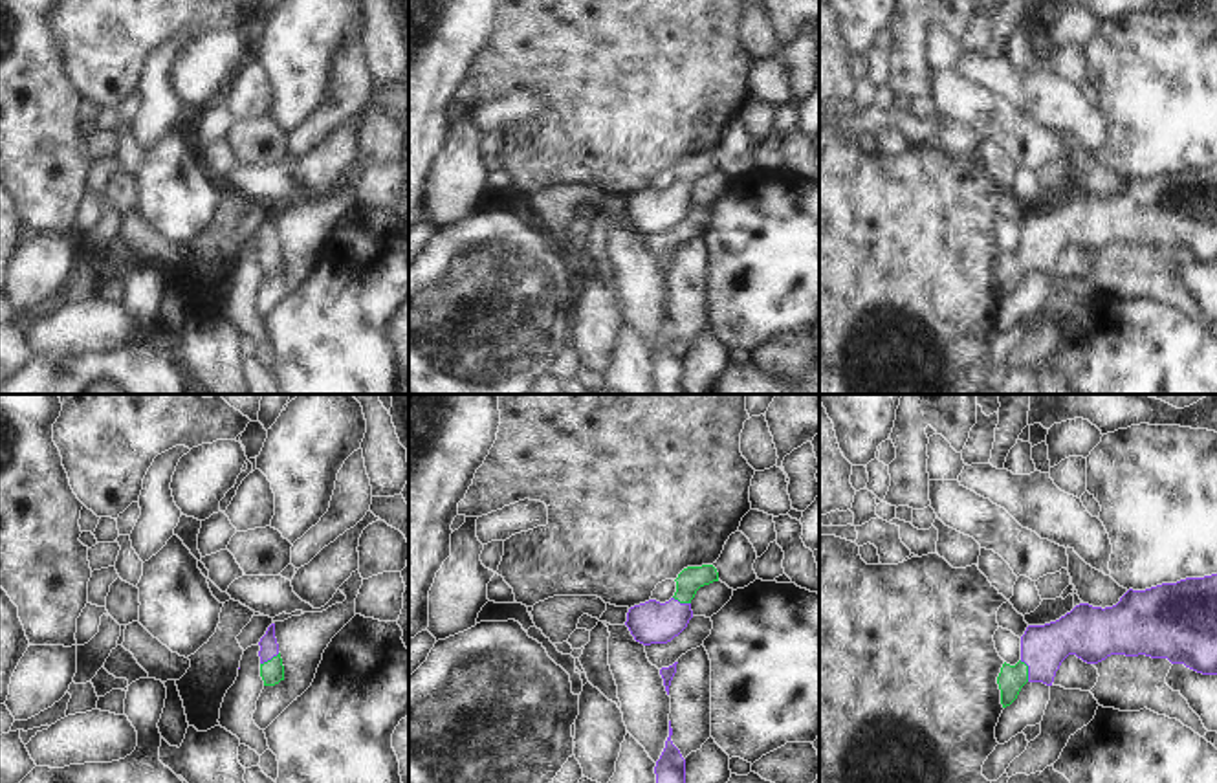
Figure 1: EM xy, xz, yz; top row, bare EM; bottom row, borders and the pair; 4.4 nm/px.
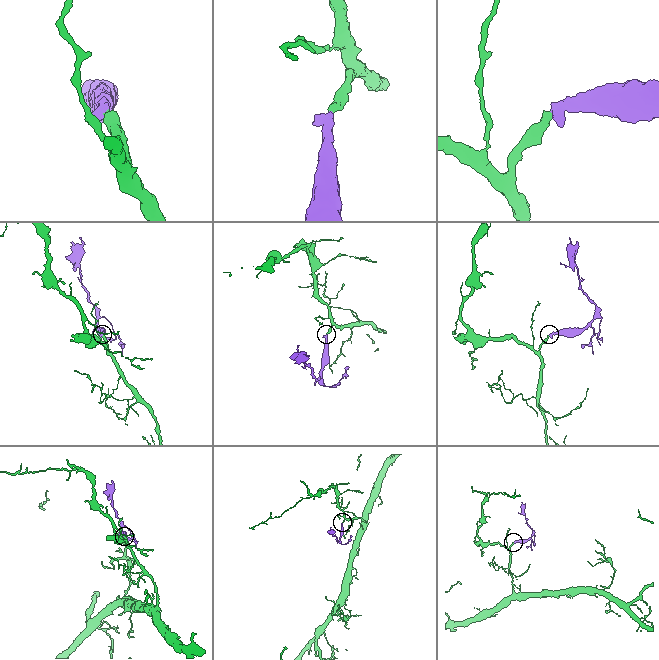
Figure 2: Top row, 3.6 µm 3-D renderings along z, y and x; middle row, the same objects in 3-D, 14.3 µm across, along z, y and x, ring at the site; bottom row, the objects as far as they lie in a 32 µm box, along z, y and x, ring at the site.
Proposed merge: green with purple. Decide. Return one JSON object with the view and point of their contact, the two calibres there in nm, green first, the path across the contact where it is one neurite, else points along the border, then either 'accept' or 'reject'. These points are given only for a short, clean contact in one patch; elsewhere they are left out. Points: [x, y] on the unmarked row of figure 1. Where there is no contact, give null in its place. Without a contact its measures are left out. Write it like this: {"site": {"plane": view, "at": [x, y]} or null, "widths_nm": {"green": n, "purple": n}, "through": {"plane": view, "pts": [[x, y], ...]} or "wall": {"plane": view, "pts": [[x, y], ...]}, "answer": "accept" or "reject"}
{"site": {"plane": "yz", "at": [1027, 259]}, "widths_nm": {"green": 120, "purple": 200}, "through": {"plane": "yz", "pts": [[1010, 268], [1027, 259], [1041, 244], [1043, 237]]}, "answer": "accept"}

